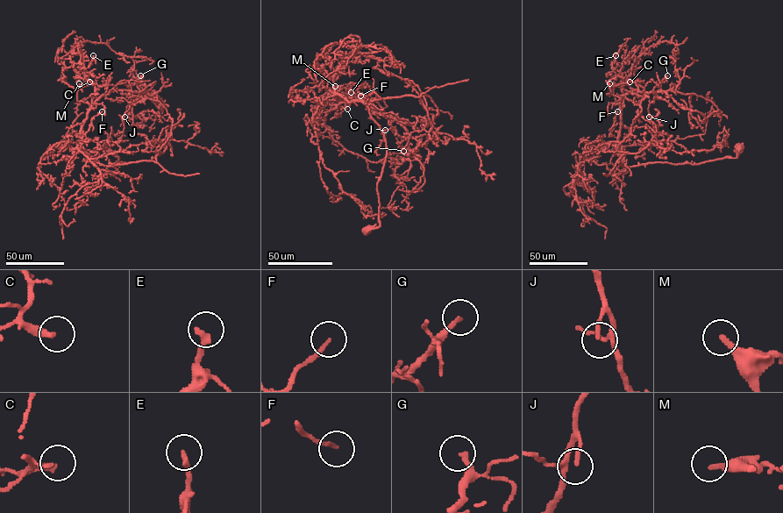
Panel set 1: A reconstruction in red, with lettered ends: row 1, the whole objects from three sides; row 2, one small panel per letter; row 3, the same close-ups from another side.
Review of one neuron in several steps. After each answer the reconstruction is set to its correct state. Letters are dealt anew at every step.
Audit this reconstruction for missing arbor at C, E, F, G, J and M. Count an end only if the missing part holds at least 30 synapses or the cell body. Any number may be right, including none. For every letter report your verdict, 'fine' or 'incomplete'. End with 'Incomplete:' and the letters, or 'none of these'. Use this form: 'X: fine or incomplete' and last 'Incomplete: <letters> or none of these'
C: incomplete
E: fine
F: incomplete
G: incomplete
J: fine
M: fine
Incomplete: C, F, G

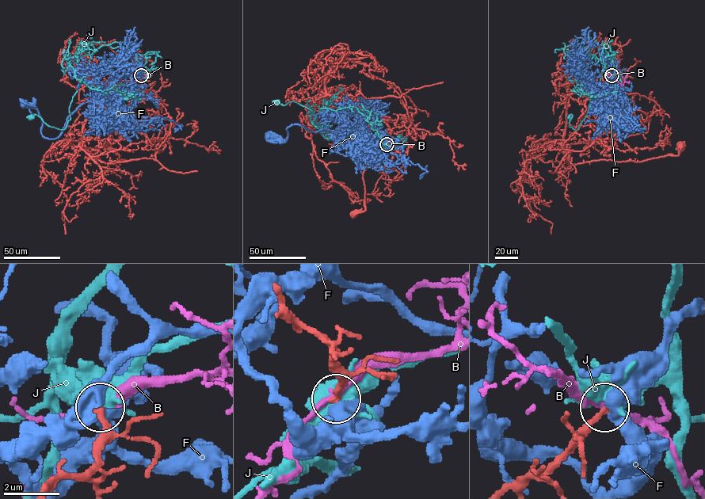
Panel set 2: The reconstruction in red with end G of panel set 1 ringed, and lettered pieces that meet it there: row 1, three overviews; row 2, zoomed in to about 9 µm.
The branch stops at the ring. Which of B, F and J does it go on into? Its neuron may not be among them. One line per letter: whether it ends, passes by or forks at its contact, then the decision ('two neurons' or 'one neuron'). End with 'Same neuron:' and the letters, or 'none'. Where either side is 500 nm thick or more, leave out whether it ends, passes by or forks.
B: it passes by; two neurons
F: it passes by; two neurons
J: two neurons
Same neuron: none

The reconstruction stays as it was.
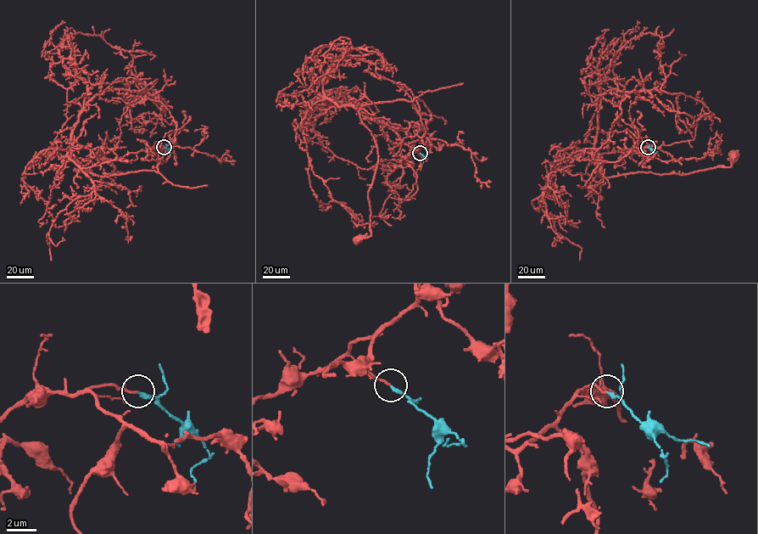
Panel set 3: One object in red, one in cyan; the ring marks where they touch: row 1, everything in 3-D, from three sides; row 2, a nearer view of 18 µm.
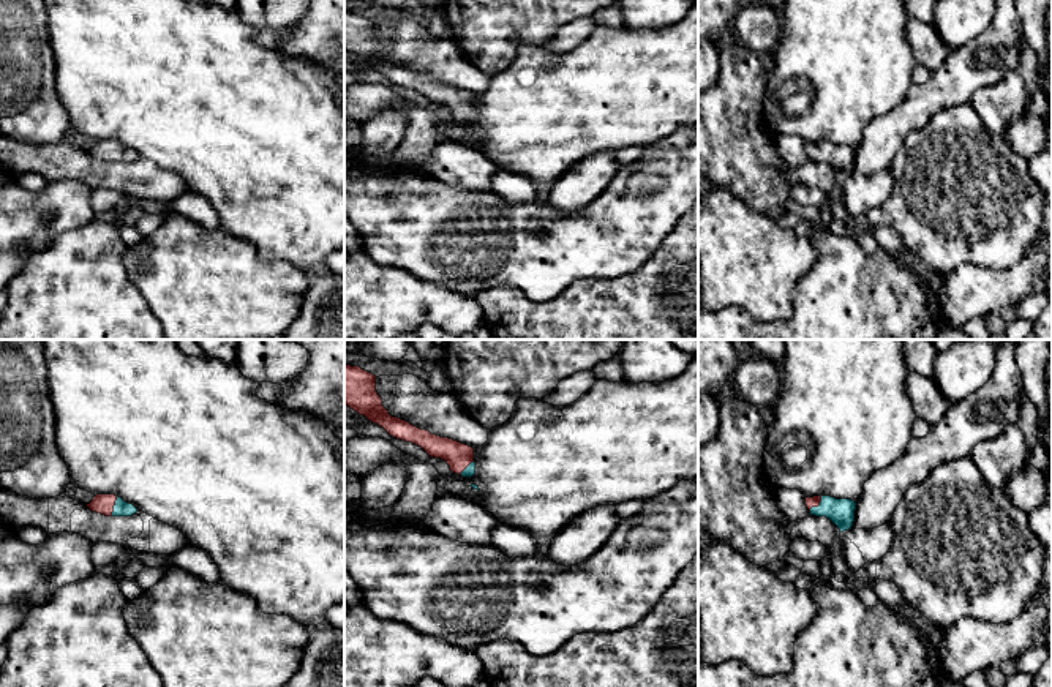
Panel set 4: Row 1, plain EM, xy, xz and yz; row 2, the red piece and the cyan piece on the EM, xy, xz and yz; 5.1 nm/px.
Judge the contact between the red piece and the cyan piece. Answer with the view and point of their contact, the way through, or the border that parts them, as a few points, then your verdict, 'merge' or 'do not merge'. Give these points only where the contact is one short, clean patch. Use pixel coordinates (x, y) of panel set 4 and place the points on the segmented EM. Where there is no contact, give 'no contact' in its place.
meets red in xy at (112, 506); runs through xy (103, 504), (112, 506), (120, 509); merge

